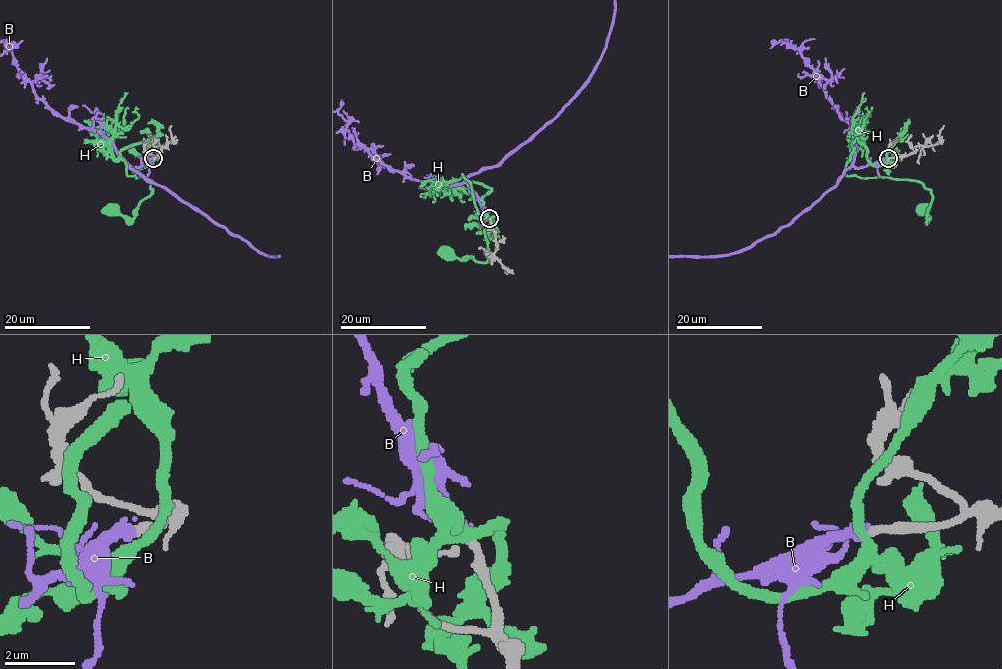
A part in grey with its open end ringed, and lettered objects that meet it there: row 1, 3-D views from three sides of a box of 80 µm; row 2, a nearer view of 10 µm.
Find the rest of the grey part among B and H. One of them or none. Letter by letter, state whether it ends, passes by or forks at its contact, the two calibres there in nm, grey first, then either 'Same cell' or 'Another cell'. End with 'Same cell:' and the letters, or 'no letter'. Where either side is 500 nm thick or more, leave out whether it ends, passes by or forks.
B: It ends there. Thickness 280 nm (grey) against 320 nm. Same cell
H: It forks there. Thickness 240 nm (grey) against 280 nm. Another cell
Same cell: B

